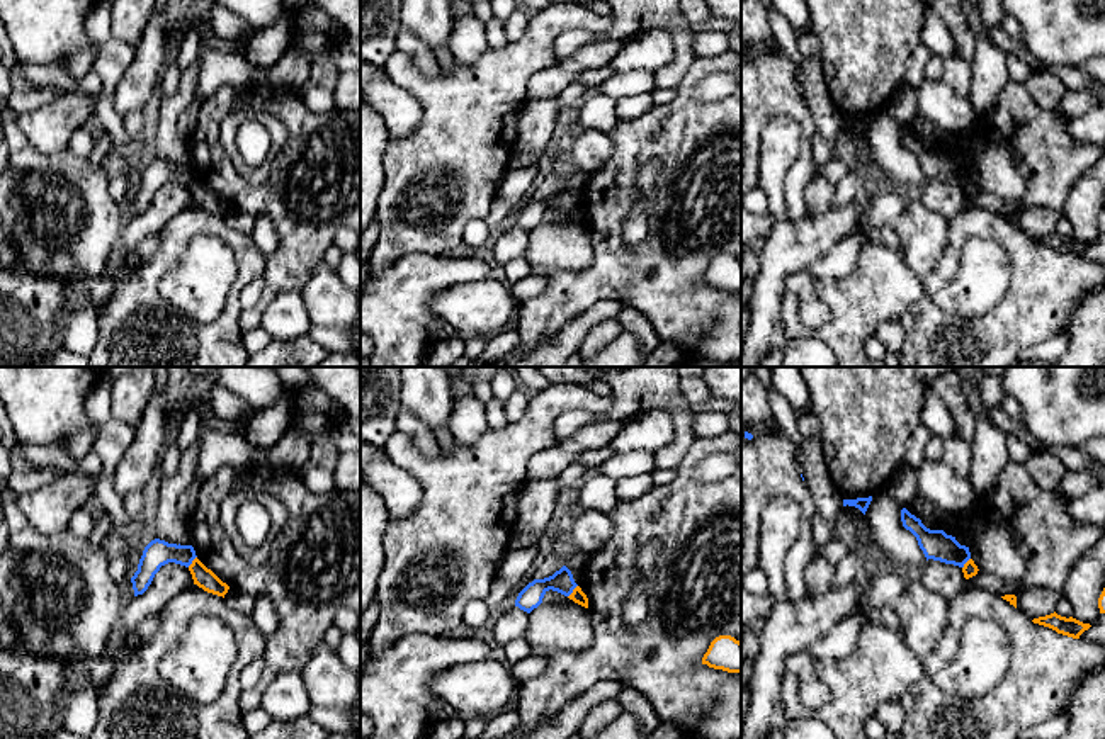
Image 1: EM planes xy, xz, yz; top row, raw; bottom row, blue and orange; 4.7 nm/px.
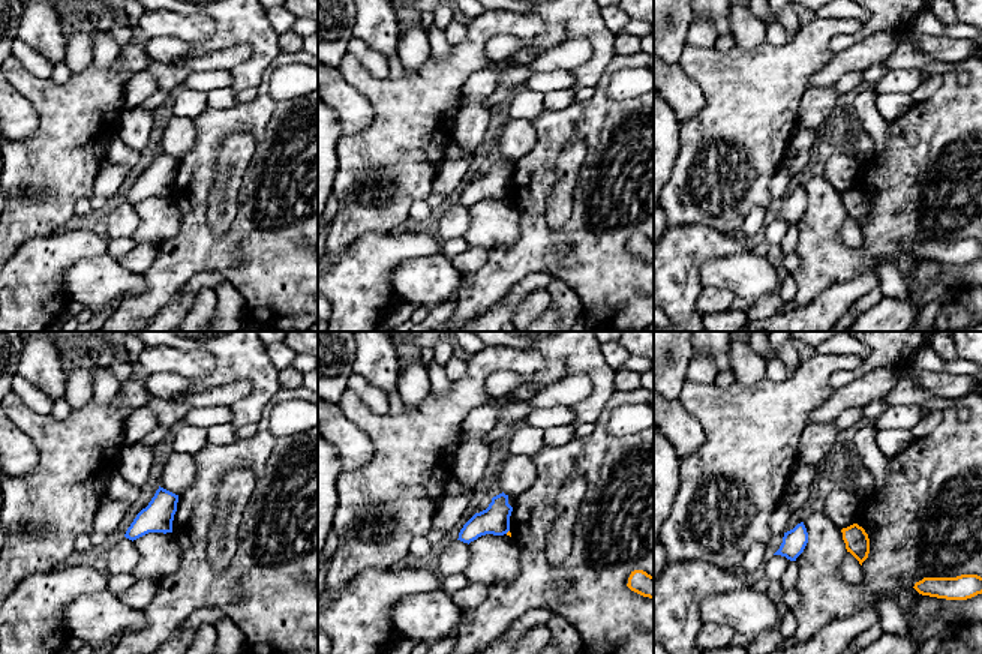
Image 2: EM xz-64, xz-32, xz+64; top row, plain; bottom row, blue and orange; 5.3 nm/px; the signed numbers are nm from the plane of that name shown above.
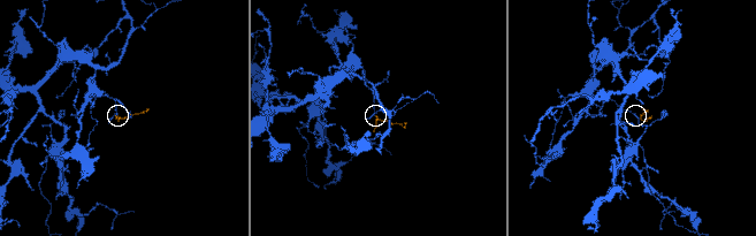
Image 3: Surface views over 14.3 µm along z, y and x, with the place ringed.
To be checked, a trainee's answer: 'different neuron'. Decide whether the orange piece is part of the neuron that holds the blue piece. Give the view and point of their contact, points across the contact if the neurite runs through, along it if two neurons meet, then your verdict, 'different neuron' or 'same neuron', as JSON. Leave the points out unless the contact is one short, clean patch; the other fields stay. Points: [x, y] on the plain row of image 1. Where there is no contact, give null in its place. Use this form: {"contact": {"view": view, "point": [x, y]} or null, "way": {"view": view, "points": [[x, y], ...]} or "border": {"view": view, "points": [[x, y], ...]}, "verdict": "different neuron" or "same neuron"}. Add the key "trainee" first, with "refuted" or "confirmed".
{"trainee": "confirmed", "contact": {"view": "xz", "point": [572, 211]}, "border": {"view": "xz", "points": [[577, 204], [568, 216]]}, "verdict": "different neuron"}

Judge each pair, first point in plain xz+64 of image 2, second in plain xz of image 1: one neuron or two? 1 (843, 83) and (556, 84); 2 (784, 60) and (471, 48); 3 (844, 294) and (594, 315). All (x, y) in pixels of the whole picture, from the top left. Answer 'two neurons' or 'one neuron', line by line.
1: two neurons
2: two neurons
3: one neuron

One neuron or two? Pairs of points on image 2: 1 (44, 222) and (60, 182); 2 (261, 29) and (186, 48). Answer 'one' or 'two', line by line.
1: one
2: one

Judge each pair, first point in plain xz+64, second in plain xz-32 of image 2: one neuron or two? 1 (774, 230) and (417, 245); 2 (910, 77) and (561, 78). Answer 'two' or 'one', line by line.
1: two
2: one

